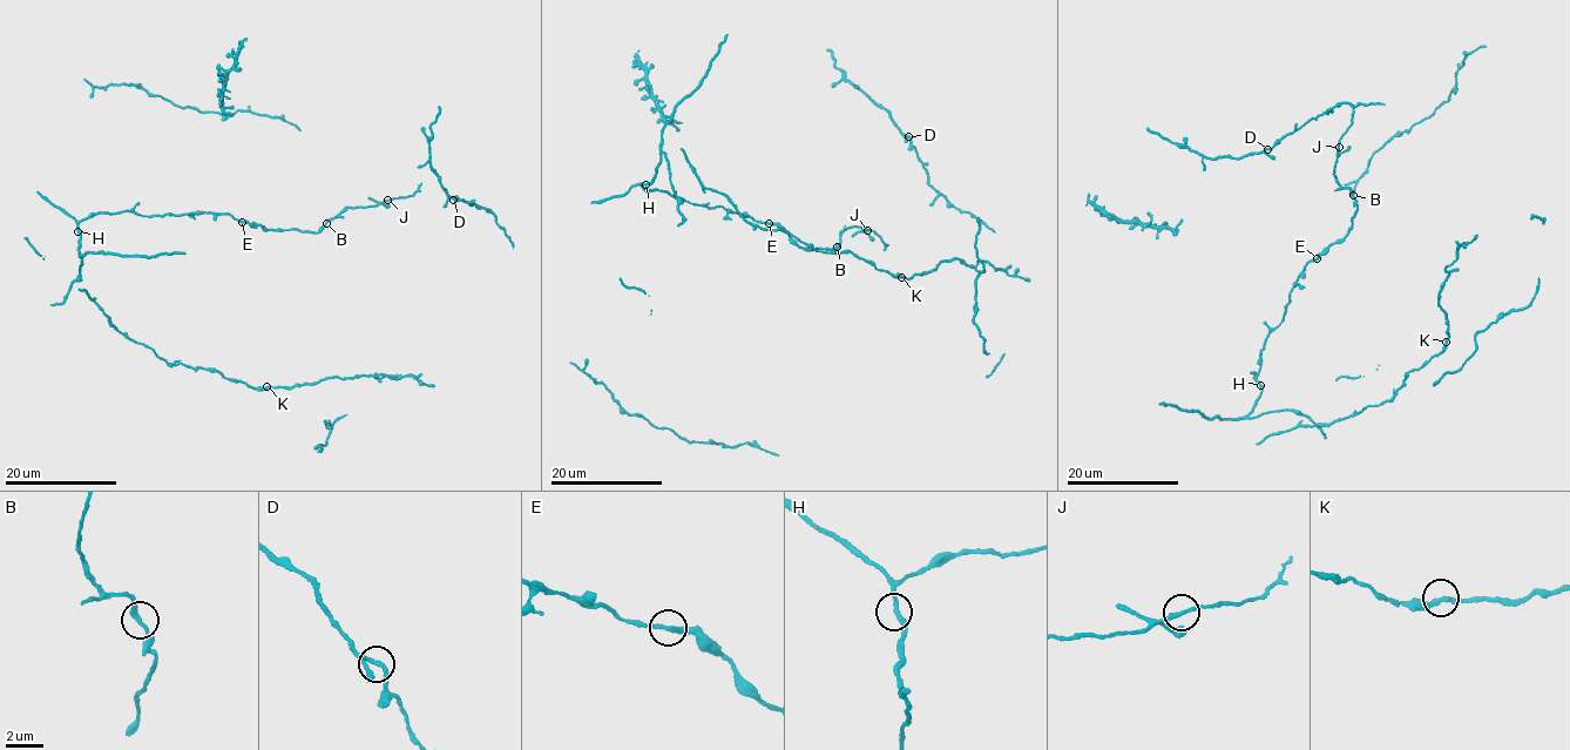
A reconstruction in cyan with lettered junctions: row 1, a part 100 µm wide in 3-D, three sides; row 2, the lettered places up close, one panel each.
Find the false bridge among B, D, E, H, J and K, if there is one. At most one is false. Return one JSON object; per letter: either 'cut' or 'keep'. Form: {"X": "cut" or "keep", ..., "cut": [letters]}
{"B": "keep", "D": "keep", "E": "keep", "H": "keep", "J": "keep", "K": "keep", "cut": []}

